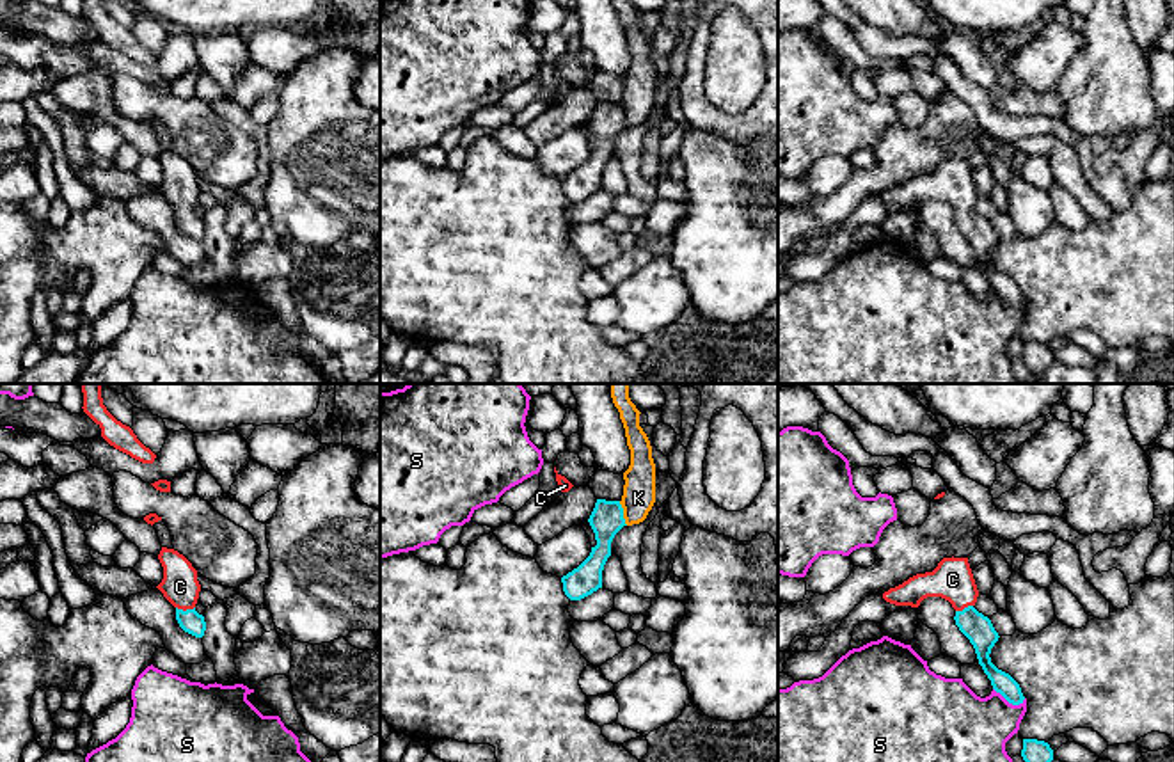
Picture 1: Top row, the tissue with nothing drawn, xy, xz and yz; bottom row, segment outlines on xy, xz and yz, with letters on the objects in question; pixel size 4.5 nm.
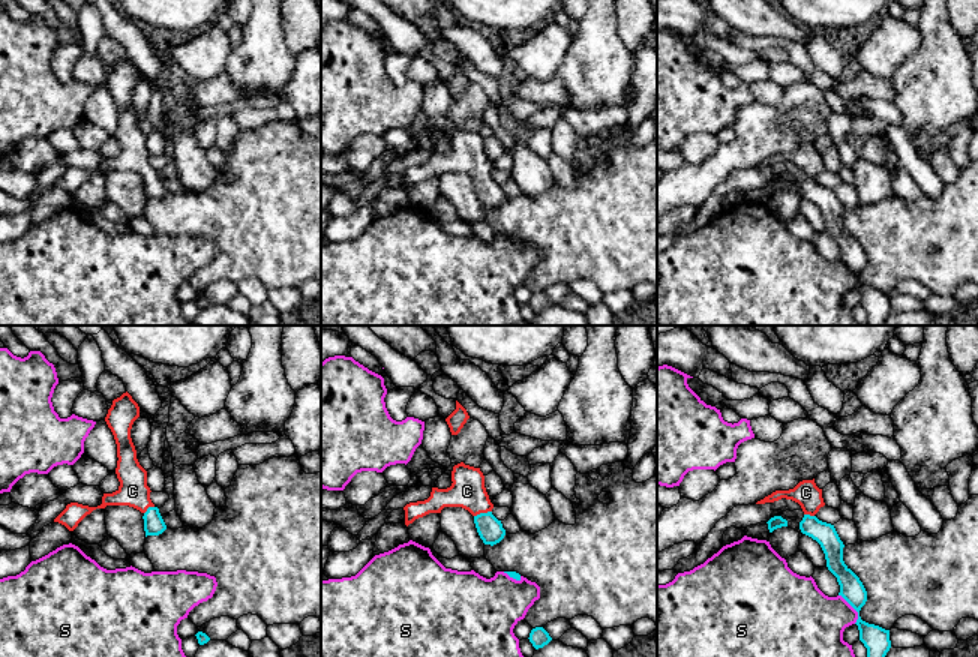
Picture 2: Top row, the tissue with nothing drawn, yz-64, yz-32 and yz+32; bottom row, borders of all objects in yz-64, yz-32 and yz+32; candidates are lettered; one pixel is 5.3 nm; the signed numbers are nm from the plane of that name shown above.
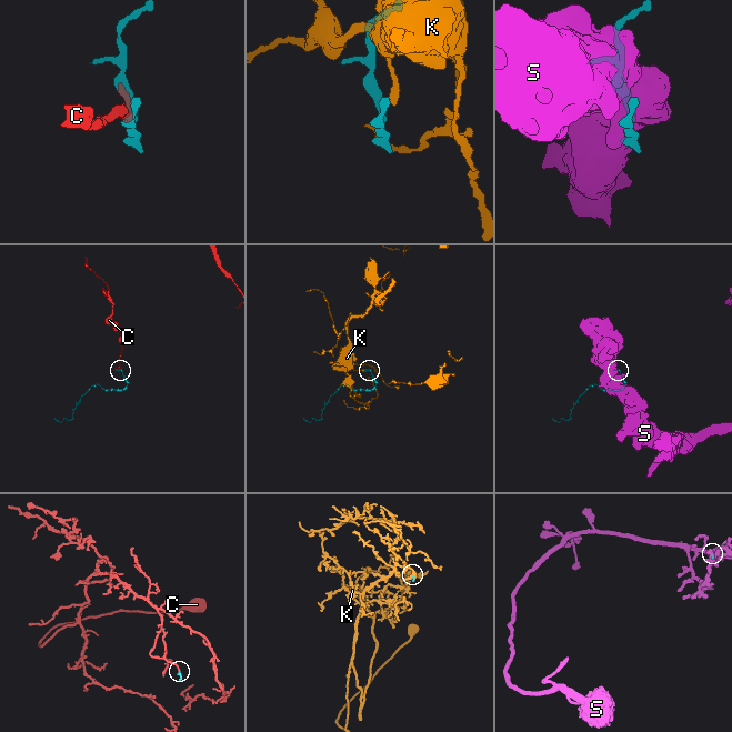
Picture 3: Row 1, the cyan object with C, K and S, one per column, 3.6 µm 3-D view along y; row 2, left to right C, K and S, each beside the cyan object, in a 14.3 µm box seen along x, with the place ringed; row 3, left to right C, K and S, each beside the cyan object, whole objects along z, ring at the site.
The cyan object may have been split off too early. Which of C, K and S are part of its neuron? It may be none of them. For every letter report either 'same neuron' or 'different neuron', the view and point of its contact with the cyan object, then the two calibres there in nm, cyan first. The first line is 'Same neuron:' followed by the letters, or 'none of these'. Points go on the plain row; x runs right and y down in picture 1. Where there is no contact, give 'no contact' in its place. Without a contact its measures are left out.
Same neuron: C
C: same neuron | xy (187, 212) | 100/170 nm
K: different neuron | xz (622, 116) | 150/150 nm
S: different neuron | yz (1009, 304) | 100/360 nm

